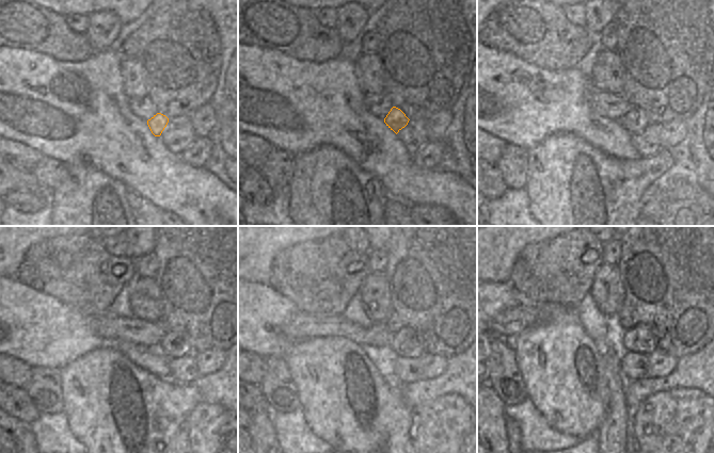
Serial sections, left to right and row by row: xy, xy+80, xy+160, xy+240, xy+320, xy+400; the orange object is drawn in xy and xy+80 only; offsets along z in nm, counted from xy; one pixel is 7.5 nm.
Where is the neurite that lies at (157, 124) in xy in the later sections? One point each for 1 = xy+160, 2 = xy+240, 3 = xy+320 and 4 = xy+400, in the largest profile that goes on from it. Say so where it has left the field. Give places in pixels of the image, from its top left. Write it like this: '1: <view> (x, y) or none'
1: xy+160 (635, 120)
2: xy+240 (173, 344)
3: xy+320 (406, 342)
4: xy+400 (639, 339)

